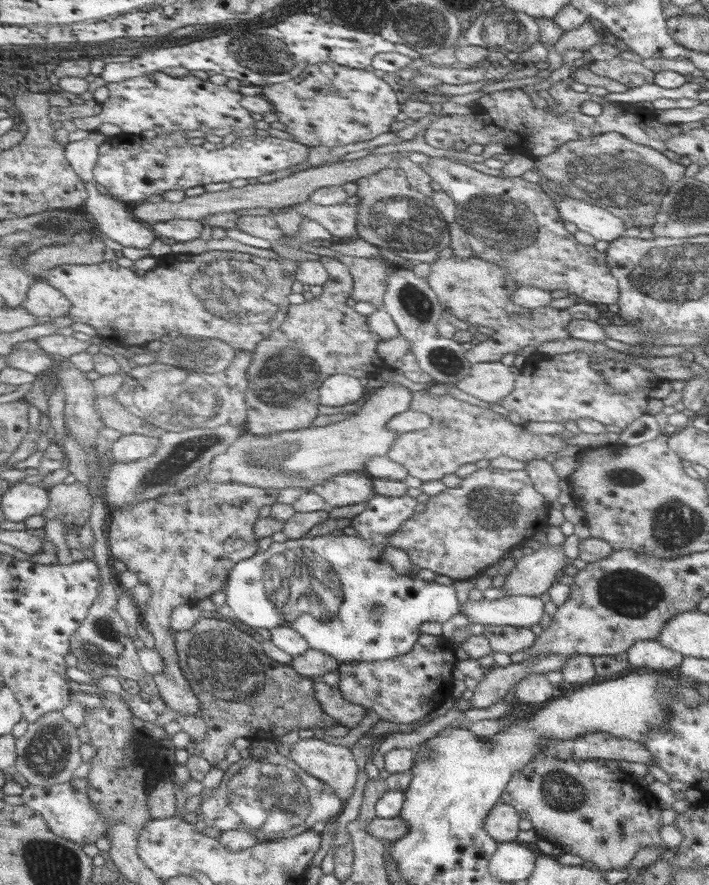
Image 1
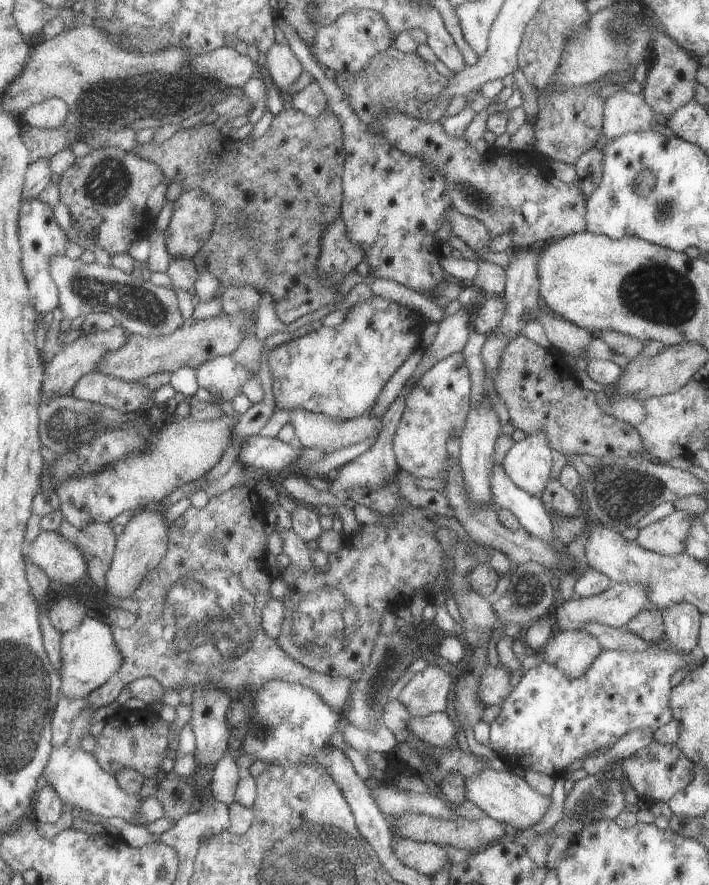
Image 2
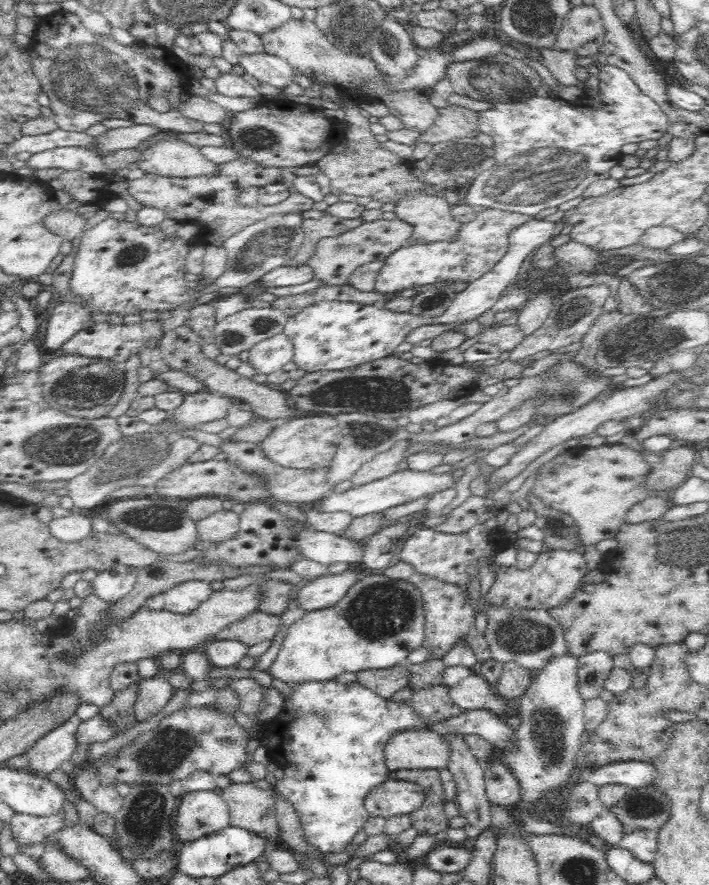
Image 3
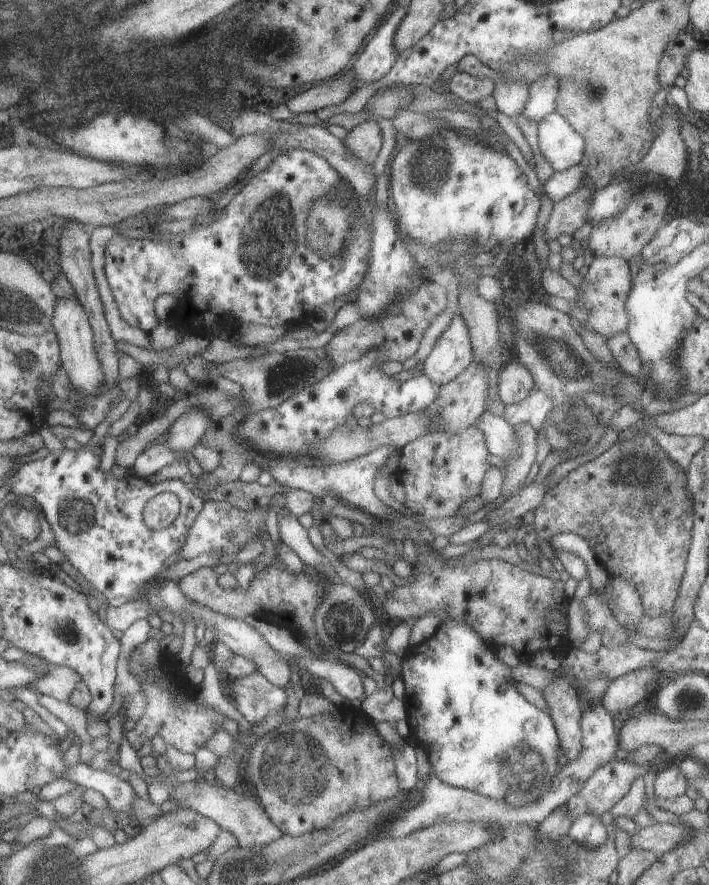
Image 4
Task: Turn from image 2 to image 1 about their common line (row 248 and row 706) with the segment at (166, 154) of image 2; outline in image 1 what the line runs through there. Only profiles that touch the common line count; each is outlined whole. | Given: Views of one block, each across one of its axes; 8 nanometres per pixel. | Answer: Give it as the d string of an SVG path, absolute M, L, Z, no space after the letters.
M201 616L197 623L184 632L173 632L181 671L192 685L193 692L201 701L201 718L206 723L206 738L202 742L191 740L186 751L208 760L212 767L226 760L230 746L238 738L267 740L281 738L292 730L327 729L337 726L317 701L313 679L303 677L291 665L280 664L271 658L252 635L238 628L231 618L211 619Z

